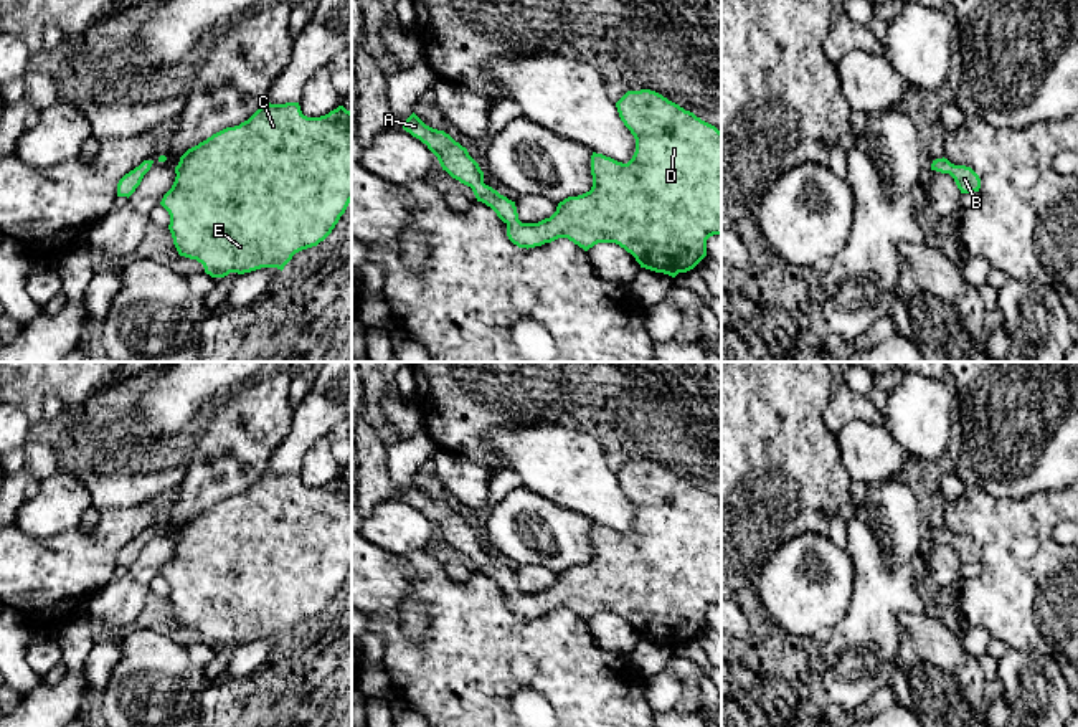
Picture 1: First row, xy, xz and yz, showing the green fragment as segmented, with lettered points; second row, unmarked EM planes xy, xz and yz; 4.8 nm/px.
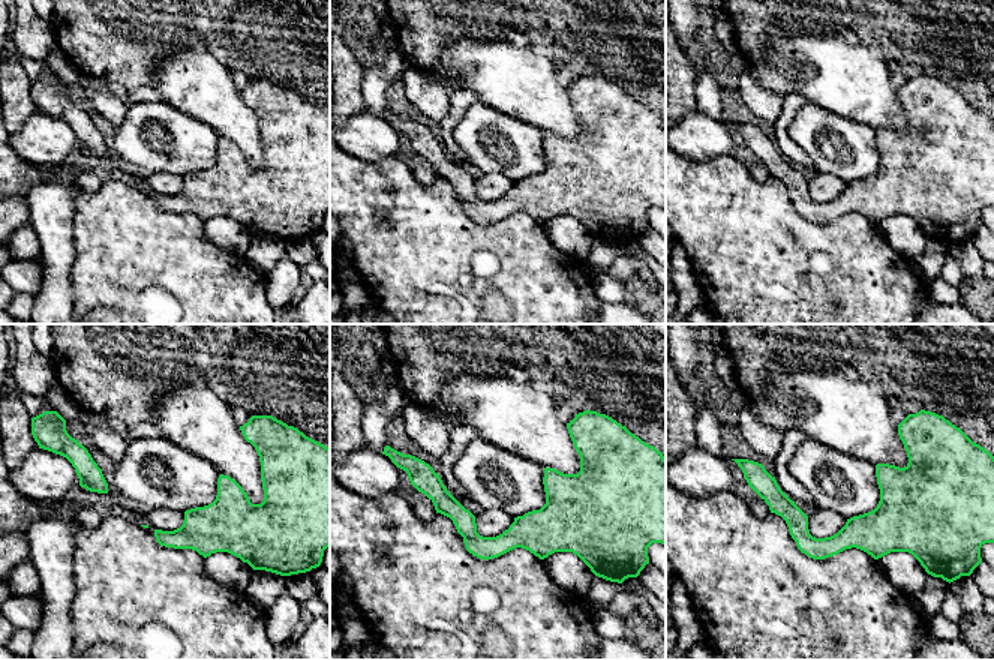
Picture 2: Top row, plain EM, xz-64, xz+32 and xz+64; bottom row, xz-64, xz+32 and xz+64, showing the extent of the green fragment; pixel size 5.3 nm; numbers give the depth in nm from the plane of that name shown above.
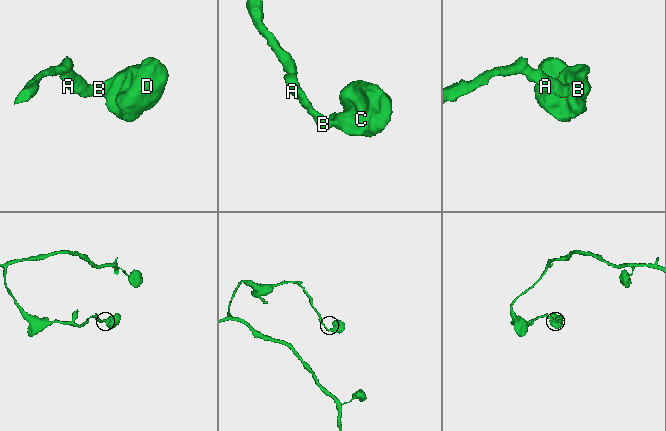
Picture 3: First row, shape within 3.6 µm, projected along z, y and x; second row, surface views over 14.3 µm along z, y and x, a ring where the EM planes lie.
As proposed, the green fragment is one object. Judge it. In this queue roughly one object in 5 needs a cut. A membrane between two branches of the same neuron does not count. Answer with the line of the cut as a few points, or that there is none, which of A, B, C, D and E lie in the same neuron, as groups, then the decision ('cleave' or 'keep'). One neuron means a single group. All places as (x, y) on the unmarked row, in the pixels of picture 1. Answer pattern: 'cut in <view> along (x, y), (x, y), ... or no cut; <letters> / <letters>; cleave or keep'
no cut; A B C D E; keep

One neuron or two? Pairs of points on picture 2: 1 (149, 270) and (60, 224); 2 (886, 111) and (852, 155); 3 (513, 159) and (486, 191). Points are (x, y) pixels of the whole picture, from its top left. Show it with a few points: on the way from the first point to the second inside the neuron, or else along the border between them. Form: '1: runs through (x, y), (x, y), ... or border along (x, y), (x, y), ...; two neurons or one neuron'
1: border along (77, 195), (72, 266); two neurons
2: border along (841, 116), (876, 128); two neurons
3: border along (483, 173), (502, 173), (514, 180); two neurons

